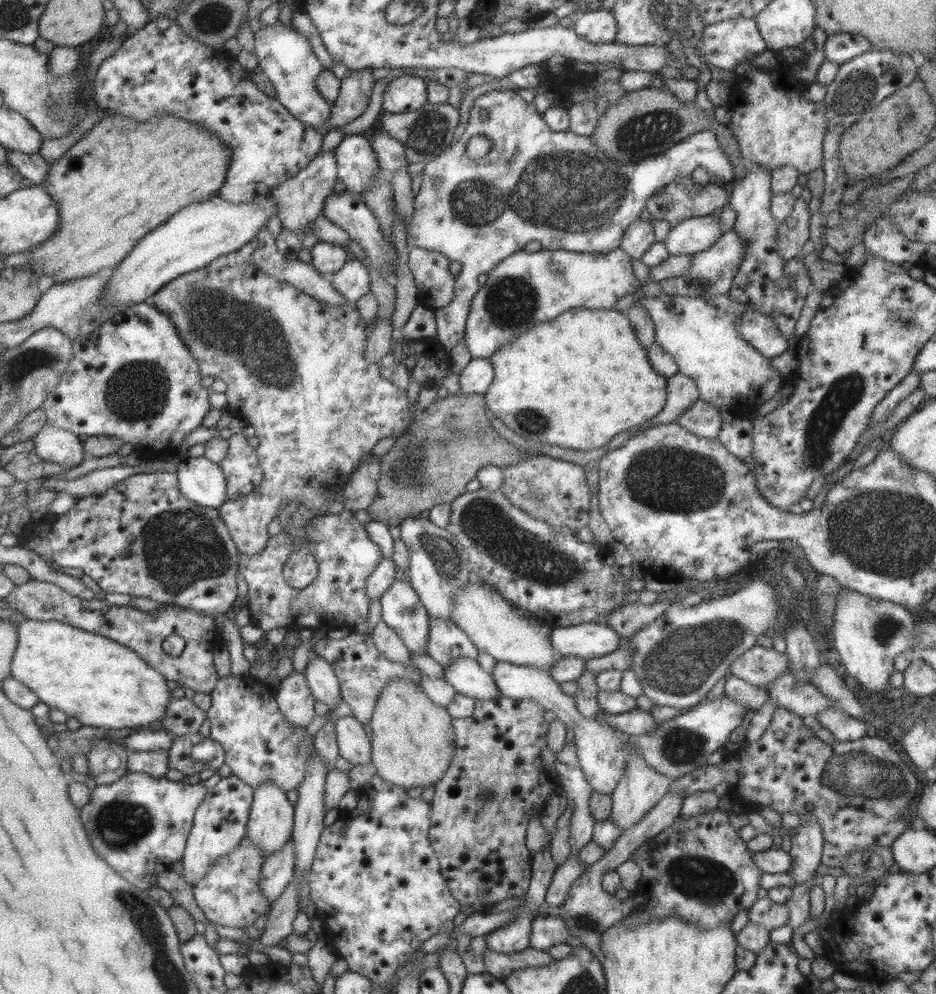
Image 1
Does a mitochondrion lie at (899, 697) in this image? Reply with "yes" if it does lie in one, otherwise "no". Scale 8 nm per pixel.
no

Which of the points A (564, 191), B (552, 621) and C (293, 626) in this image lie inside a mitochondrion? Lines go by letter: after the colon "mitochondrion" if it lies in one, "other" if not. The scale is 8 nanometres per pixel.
A: mitochondrion
B: other
C: other

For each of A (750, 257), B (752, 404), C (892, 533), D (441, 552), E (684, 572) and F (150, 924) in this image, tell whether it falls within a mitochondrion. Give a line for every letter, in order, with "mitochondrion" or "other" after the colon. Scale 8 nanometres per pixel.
A: other
B: other
C: mitochondrion
D: mitochondrion
E: other
F: mitochondrion

